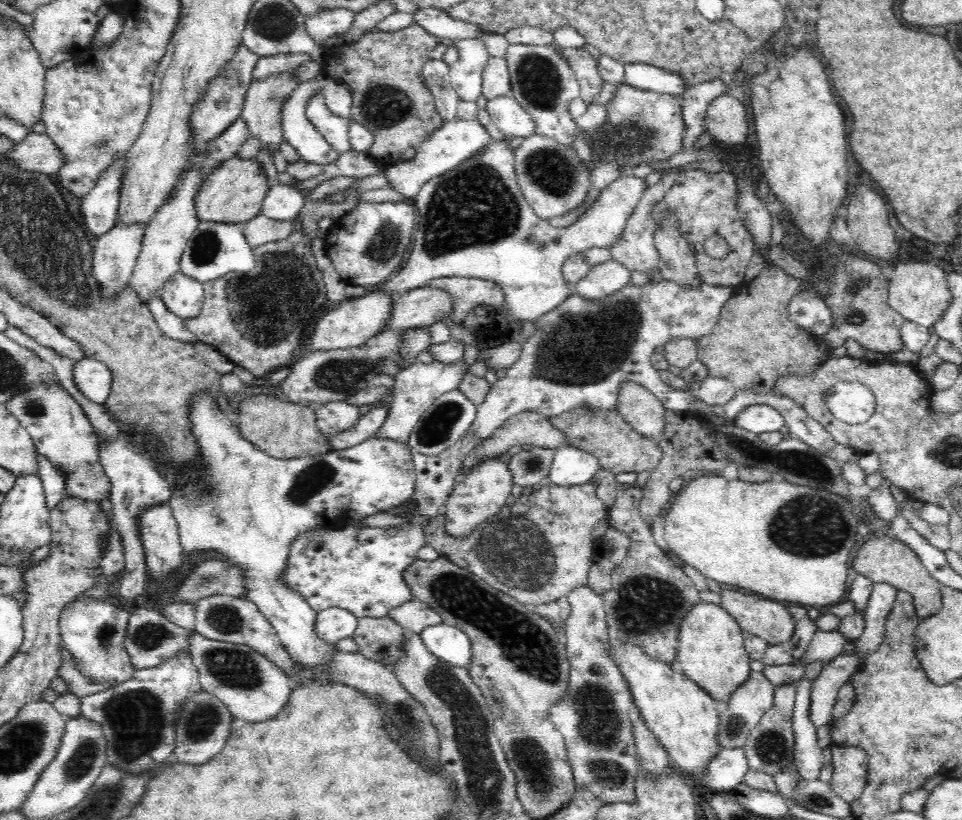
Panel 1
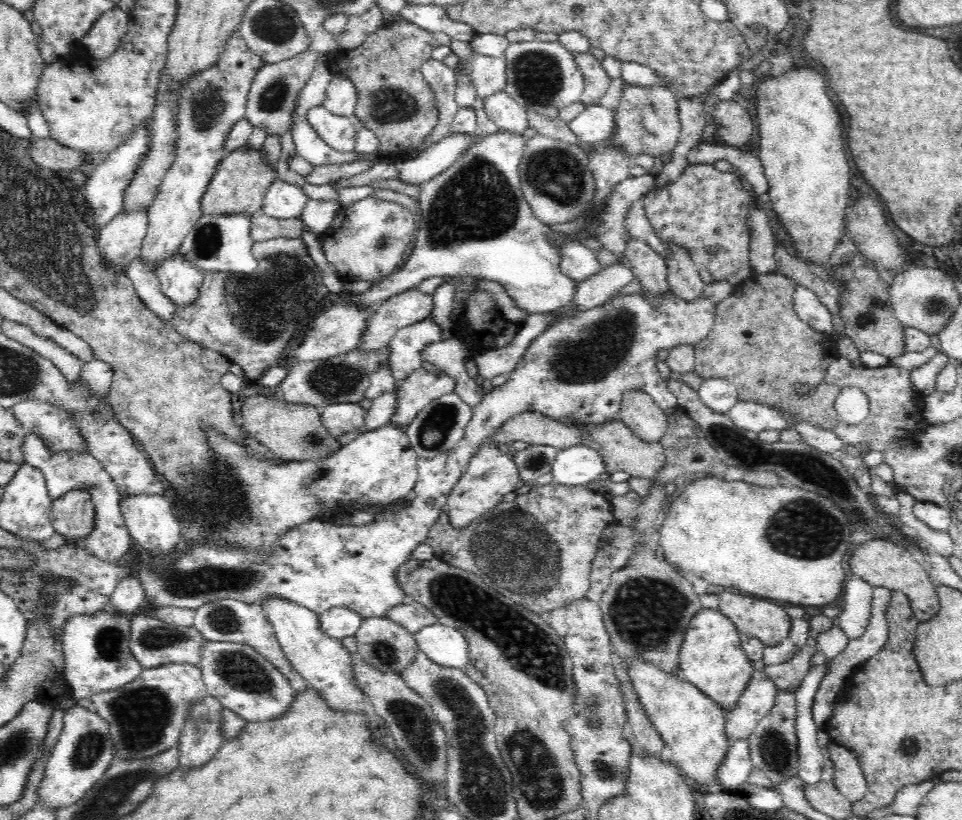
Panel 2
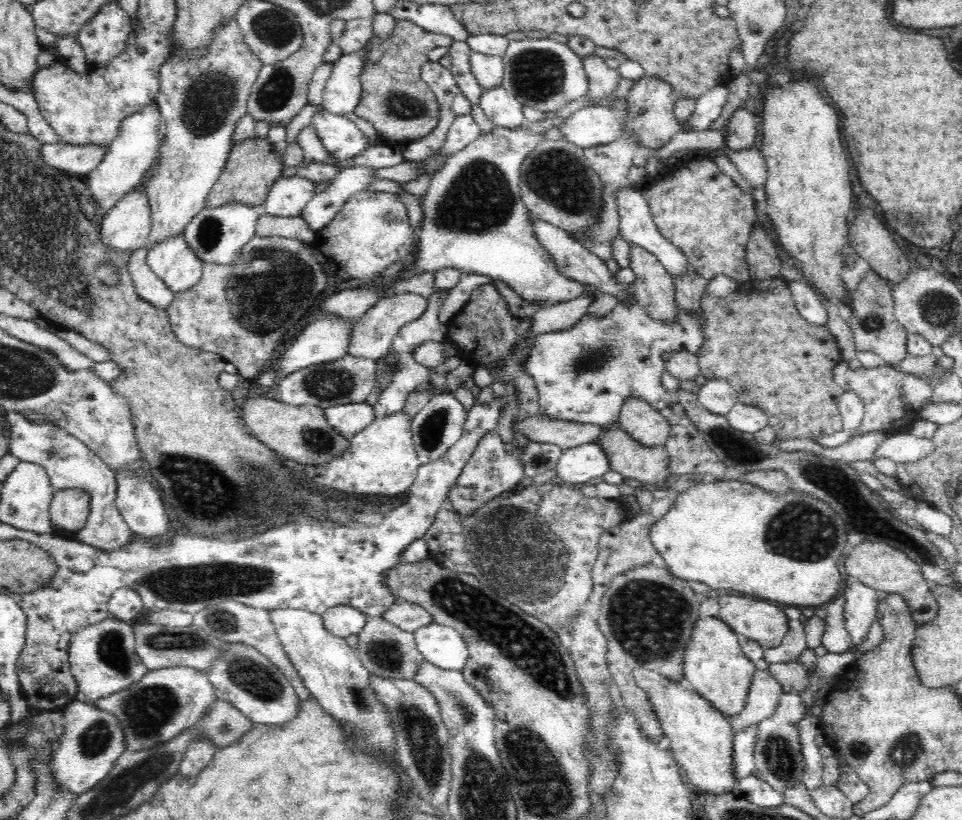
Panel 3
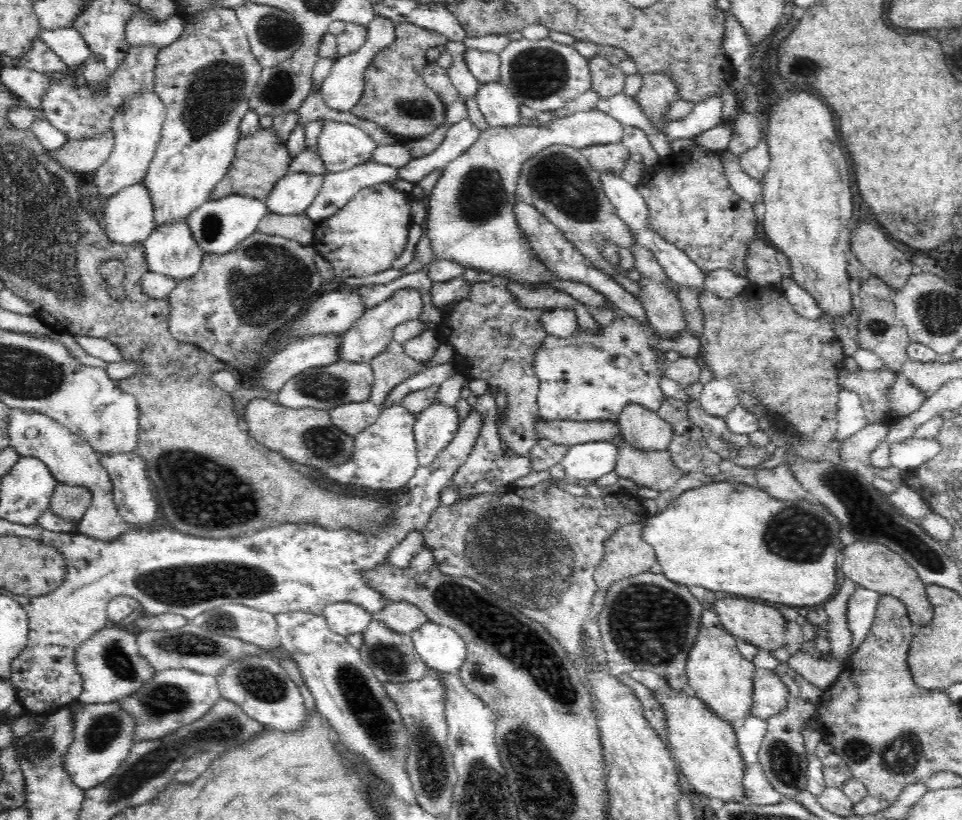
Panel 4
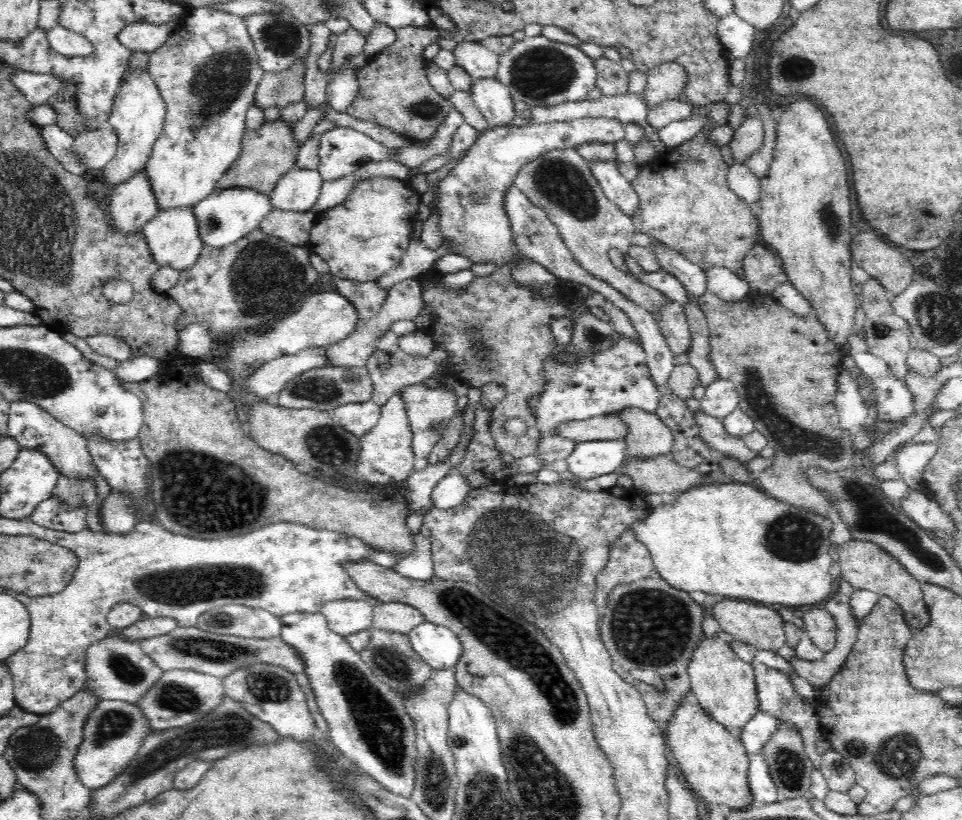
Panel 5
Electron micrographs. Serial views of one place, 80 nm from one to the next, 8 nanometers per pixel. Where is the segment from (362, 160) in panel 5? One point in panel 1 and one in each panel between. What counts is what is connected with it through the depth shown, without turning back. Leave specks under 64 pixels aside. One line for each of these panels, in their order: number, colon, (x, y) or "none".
1: (334, 129)
2: (338, 132)
3: (341, 136)
4: (342, 145)

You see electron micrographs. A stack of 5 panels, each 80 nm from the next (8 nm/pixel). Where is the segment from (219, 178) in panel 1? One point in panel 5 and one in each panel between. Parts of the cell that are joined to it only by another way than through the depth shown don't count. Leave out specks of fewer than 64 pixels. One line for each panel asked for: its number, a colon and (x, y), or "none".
2: (238, 187)
3: (252, 168)
4: (260, 162)
5: (268, 153)

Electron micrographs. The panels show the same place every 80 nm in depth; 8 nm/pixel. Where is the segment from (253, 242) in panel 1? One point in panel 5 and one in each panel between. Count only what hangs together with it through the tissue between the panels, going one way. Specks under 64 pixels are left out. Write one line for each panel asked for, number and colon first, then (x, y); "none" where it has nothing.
2: (263, 228)
3: (267, 226)
4: (299, 228)
5: (293, 227)

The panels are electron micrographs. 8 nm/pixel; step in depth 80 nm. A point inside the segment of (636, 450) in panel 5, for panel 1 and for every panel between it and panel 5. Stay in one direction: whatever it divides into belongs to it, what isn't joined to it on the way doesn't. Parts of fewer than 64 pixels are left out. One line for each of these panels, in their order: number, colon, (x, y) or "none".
1: (641, 409)
2: (638, 410)
3: (645, 423)
4: (643, 428)

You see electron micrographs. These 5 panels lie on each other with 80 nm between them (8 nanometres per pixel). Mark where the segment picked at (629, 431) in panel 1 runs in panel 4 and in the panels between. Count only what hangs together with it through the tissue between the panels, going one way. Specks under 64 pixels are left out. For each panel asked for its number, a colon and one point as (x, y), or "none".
2: (621, 450)
3: (633, 459)
4: (654, 469)

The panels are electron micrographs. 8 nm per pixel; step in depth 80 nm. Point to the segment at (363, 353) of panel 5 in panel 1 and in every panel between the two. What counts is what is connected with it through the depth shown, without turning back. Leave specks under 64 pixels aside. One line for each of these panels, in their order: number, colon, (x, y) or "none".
1: (424, 306)
2: (404, 309)
3: (374, 332)
4: (371, 334)

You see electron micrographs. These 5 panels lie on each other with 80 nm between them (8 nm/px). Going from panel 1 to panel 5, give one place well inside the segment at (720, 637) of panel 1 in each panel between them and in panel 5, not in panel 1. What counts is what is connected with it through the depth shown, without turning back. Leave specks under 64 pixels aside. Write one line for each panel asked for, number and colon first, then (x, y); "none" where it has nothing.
2: (712, 657)
3: (713, 661)
4: (716, 670)
5: (724, 684)

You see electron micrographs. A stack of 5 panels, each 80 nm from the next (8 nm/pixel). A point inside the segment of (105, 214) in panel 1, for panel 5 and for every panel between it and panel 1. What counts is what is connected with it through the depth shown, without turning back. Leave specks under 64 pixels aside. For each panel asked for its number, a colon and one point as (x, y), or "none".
2: (104, 192)
3: (121, 170)
4: (137, 130)
5: (138, 113)

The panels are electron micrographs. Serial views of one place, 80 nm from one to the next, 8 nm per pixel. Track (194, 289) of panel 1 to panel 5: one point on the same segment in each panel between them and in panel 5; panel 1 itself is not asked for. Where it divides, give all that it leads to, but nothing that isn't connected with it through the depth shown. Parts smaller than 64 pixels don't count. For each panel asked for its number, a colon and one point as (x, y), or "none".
2: (181, 284)
3: (177, 266)
4: (169, 251)
5: (172, 238)

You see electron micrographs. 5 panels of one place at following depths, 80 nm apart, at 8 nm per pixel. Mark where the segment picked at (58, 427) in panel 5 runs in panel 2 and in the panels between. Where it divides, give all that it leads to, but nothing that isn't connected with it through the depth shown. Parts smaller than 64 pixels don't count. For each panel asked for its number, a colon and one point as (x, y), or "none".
2: (109, 541)
3: (69, 463)
4: (70, 459)

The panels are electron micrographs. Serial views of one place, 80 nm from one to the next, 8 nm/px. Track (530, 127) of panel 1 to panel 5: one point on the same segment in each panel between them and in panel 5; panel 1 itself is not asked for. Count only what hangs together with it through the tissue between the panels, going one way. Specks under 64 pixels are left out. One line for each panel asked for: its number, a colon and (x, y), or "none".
2: (508, 115)
3: (502, 109)
4: (500, 107)
5: (493, 99)

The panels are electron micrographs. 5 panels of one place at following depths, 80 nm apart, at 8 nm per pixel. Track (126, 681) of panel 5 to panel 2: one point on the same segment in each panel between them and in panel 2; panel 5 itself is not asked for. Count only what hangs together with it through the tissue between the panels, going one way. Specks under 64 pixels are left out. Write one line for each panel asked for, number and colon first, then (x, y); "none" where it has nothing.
2: (97, 651)
3: (102, 659)
4: (108, 662)

